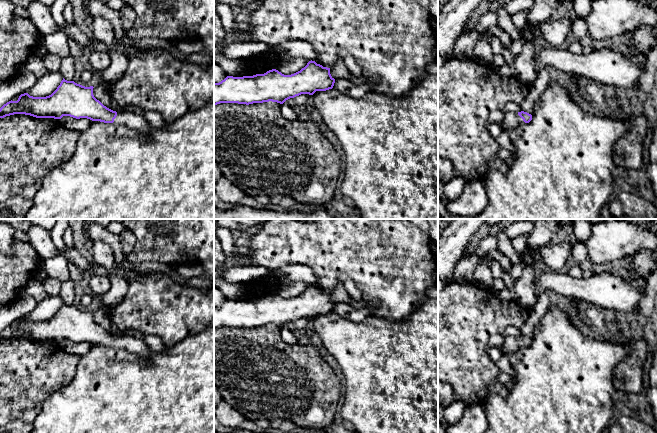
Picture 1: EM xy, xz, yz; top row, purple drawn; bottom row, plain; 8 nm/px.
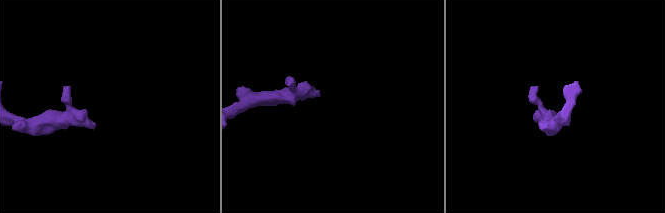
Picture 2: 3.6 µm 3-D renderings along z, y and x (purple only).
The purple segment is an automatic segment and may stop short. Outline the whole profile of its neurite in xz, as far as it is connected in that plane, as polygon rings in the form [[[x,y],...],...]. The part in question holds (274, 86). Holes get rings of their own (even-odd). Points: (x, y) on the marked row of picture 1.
[[[312,60],[291,75],[272,69],[253,76],[227,76],[221,82],[214,83],[214,106],[220,103],[249,105],[269,101],[283,104],[301,94],[313,95],[316,91],[332,89],[334,83],[330,68]]]

